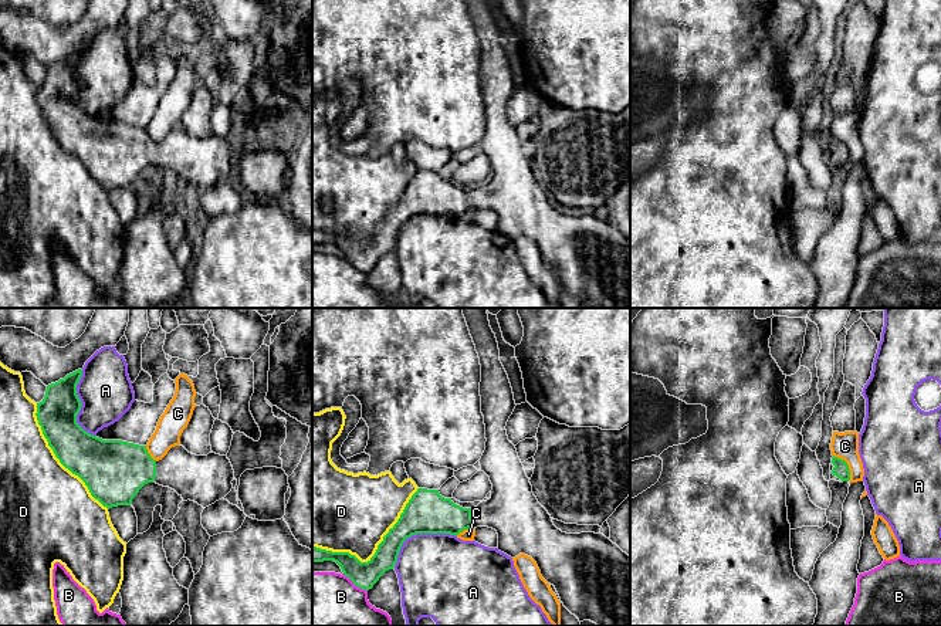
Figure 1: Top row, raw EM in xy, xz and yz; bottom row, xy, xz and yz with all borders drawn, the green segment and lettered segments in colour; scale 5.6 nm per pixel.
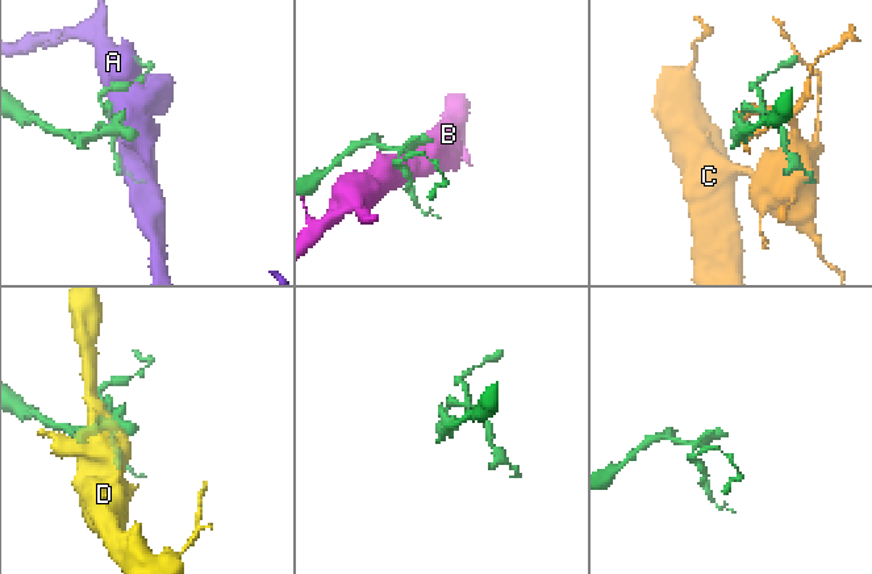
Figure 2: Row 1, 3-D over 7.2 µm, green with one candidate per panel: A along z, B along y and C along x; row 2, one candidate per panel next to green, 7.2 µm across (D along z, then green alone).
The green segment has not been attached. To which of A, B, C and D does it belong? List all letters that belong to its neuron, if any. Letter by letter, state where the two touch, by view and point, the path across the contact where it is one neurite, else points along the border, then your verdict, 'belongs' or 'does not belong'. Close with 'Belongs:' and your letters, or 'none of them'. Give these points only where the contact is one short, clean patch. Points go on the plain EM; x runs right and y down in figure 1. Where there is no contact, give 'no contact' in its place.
A: xz (417, 215) | does not belong
B: xz (355, 267) | does not belong
C: yz (848, 148) | along yz (833, 136), (846, 145), (849, 162) | does not belong
D: xz (376, 233) | does not belong
Belongs: none of them

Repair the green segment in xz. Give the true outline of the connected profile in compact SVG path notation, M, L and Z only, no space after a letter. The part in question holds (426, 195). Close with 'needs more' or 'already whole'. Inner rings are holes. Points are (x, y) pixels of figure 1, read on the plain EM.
M466 0L466 4L481 47L480 78L487 123L480 148L492 166L491 180L474 190L463 190L451 180L441 179L439 172L417 170L368 244L361 244L349 234L332 234L317 229L312 229L312 244L334 243L355 268L369 273L386 253L395 250L403 224L412 217L457 219L468 210L488 209L498 216L498 233L511 240L525 236L536 244L542 260L555 268L563 288L579 304L630 308L630 238L603 216L566 216L554 207L551 197L534 177L517 131L507 118L505 108L517 87L508 57L500 43L495 16L488 0Z; needs more

